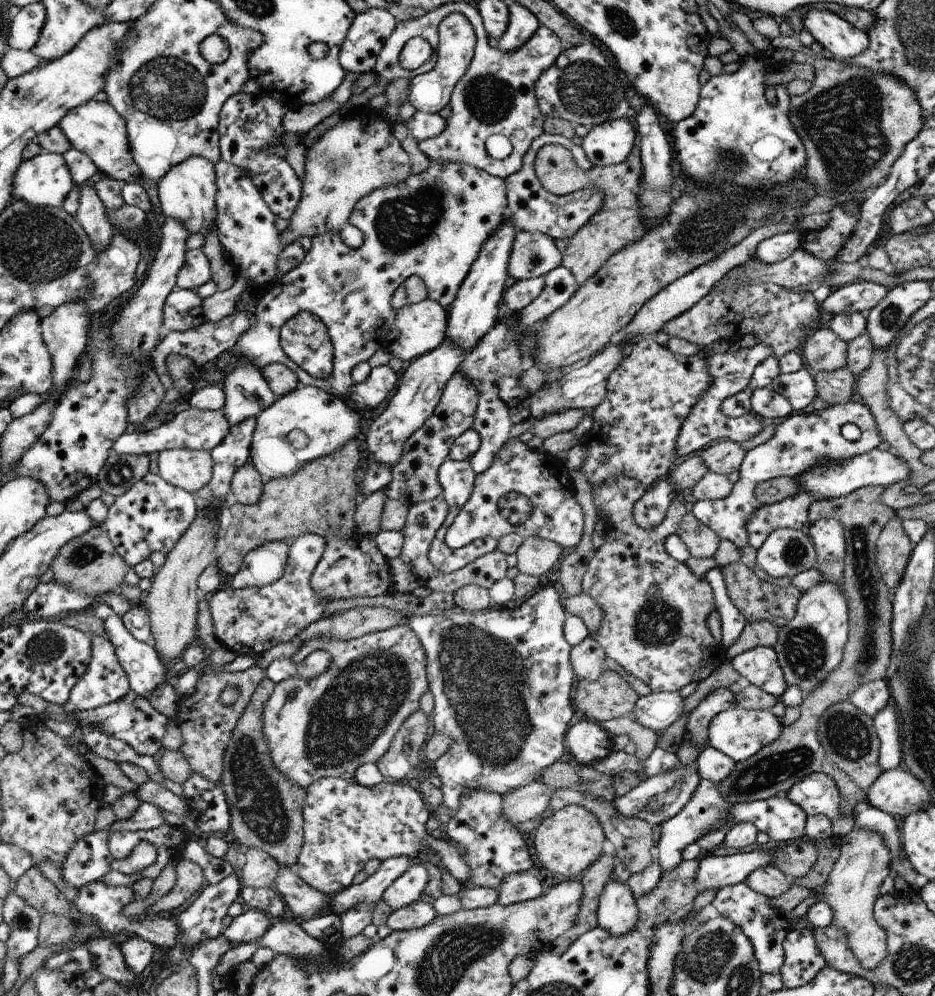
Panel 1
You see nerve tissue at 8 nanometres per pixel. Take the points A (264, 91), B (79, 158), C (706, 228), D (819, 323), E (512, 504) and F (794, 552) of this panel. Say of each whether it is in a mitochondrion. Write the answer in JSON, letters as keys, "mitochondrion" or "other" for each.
{"A":"other","B":"other","C":"mitochondrion","D":"other","E":"mitochondrion","F":"mitochondrion"}

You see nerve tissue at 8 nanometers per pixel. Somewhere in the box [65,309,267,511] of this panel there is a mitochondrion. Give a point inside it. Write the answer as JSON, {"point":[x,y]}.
{"point":[120,474]}

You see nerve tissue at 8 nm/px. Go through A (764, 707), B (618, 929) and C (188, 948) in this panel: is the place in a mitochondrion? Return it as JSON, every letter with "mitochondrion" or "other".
{"A":"other","B":"other","C":"other"}

